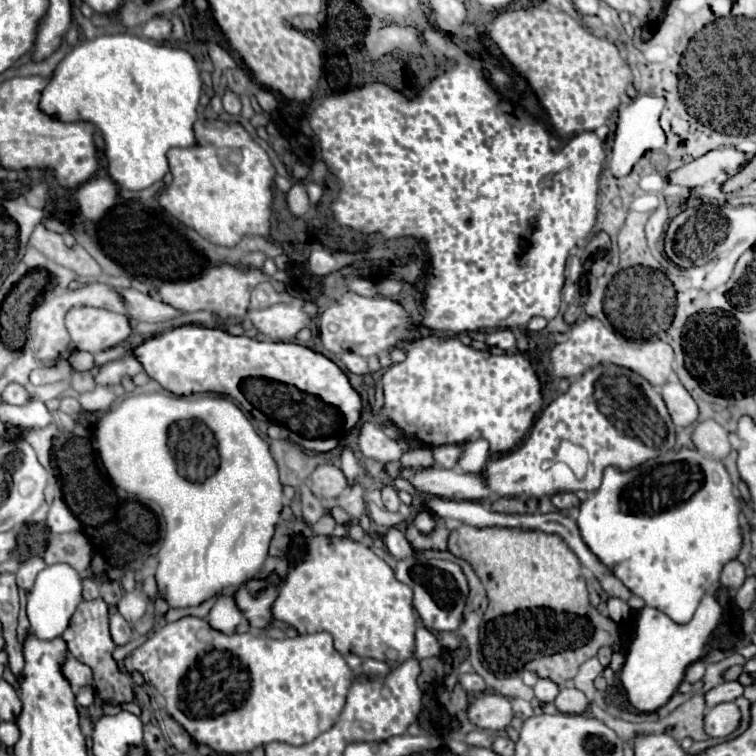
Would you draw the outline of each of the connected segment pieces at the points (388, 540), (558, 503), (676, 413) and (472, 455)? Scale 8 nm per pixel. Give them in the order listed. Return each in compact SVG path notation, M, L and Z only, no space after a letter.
M388 528L388 532L384 534L384 544L388 548L388 552L400 560L400 558L412 558L414 556L414 550L412 546L408 544L404 532L400 532L398 528Z
M564 492L564 494L552 496L552 504L554 504L558 510L568 510L568 508L580 506L580 500L578 500L578 496L572 494L572 492Z
M668 382L660 388L660 394L668 406L668 412L676 426L690 426L698 418L698 404L680 382Z
M476 440L476 442L470 442L470 444L462 444L462 450L464 450L464 456L460 458L458 466L464 472L480 472L490 458L486 440Z

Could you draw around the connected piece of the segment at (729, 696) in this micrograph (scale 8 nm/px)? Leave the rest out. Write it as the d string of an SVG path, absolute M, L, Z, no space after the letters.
M724 682L724 684L710 688L704 700L706 700L706 708L712 708L722 702L734 702L738 696L742 696L742 686L738 682Z

